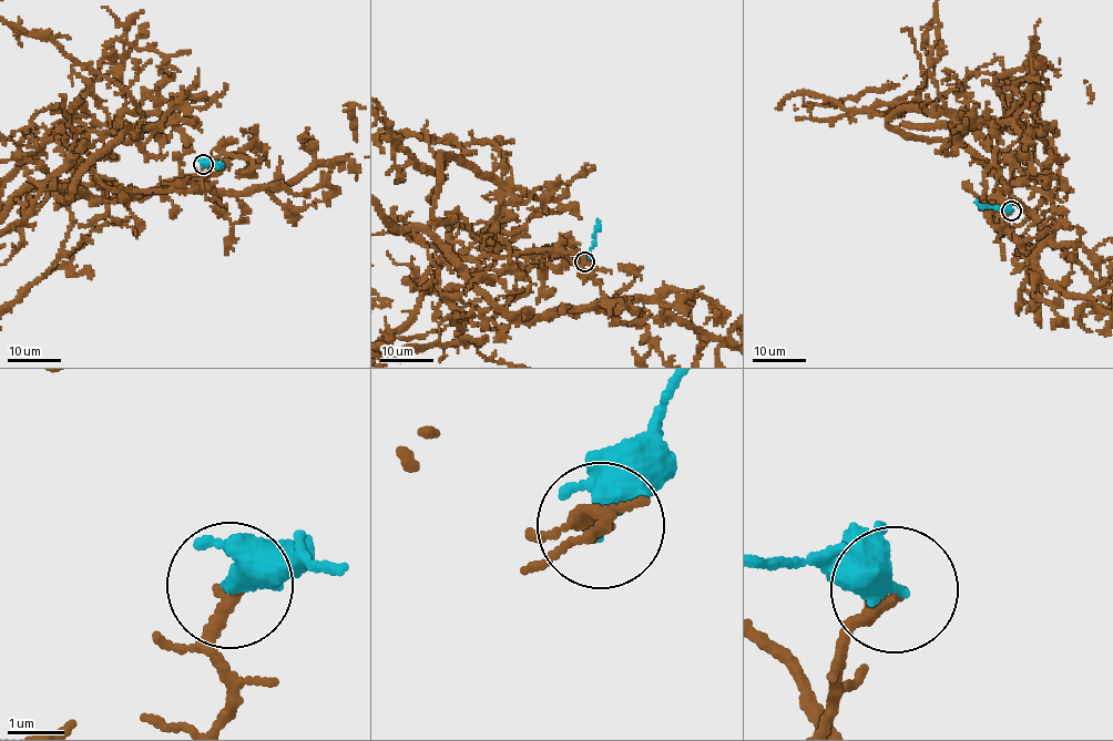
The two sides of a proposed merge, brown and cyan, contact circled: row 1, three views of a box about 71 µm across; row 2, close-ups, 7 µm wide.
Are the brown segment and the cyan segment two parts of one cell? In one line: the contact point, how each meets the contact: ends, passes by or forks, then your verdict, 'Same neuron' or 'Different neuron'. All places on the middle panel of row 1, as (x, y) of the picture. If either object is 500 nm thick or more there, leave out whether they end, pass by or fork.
Place: (584, 261). At the ring brown ends. At the ring cyan ends. Different neuron

